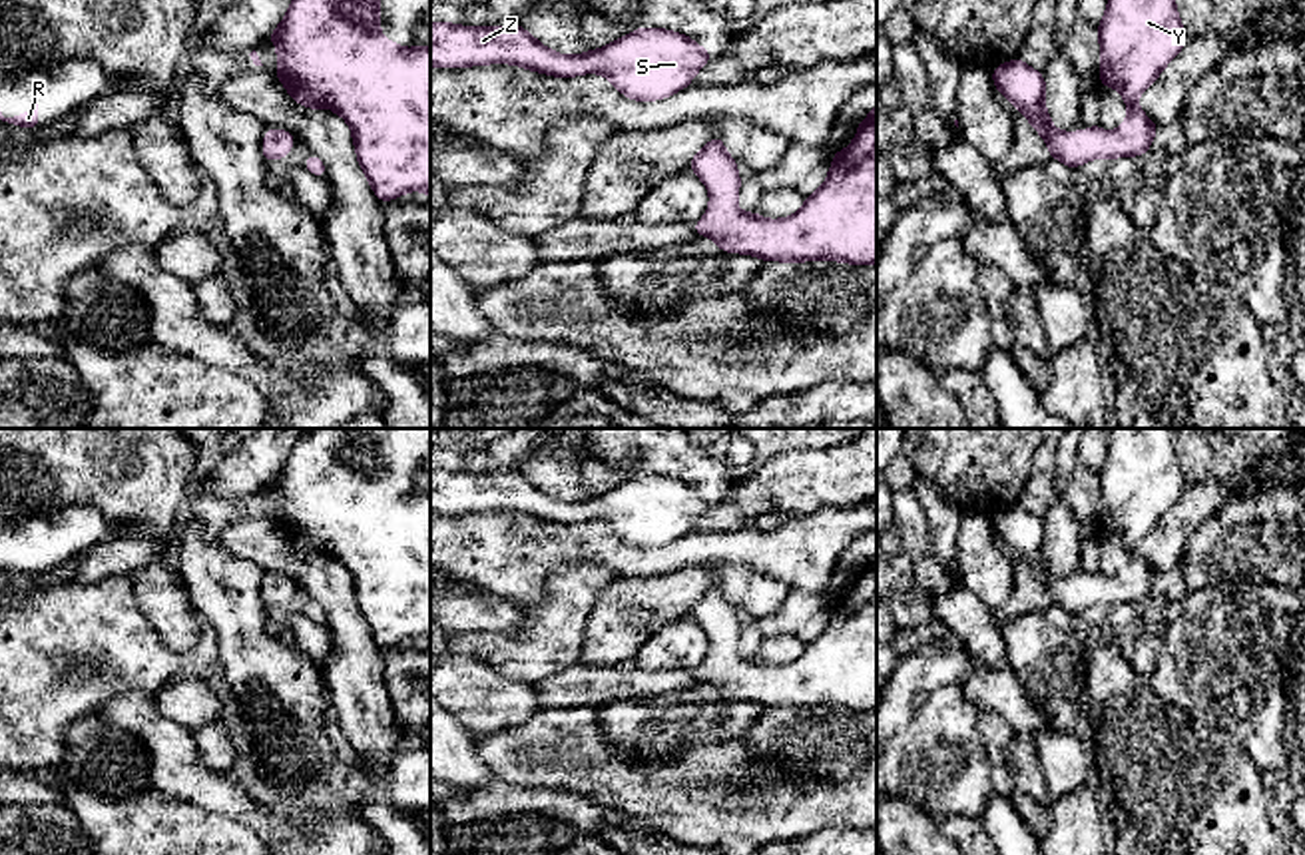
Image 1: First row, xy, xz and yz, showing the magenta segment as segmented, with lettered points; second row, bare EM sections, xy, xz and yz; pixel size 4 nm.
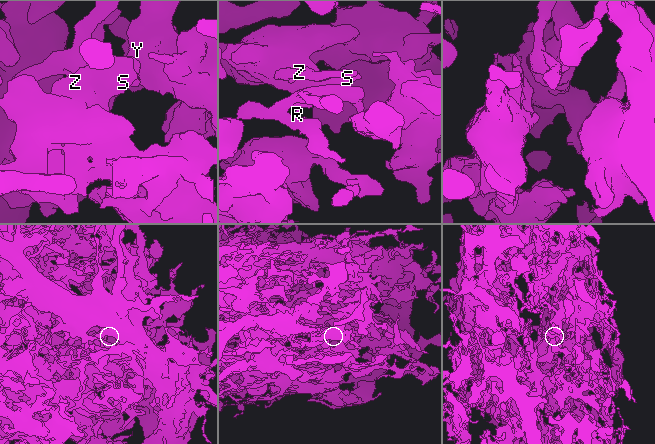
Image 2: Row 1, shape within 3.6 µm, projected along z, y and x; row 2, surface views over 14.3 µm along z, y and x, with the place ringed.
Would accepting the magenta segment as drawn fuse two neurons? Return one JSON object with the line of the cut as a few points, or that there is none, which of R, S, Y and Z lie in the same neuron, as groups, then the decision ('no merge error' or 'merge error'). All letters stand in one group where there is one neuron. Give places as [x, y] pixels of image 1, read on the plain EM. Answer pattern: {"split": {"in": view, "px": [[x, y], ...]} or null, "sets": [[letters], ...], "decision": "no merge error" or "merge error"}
{"split": null, "sets": [["R", "S", "Y", "Z"]], "decision": "no merge error"}

